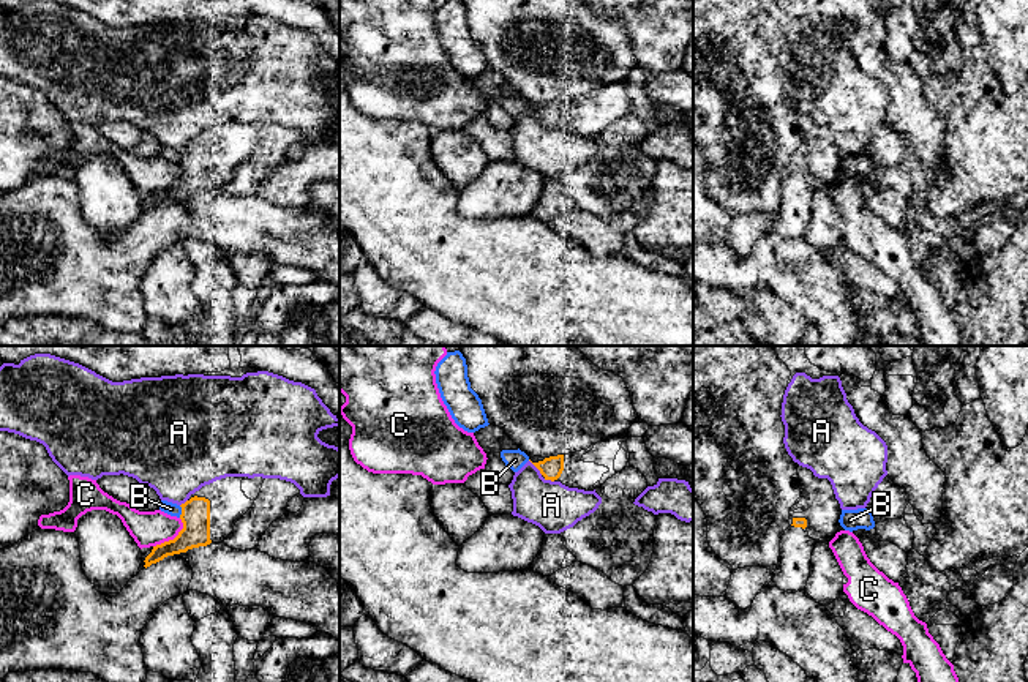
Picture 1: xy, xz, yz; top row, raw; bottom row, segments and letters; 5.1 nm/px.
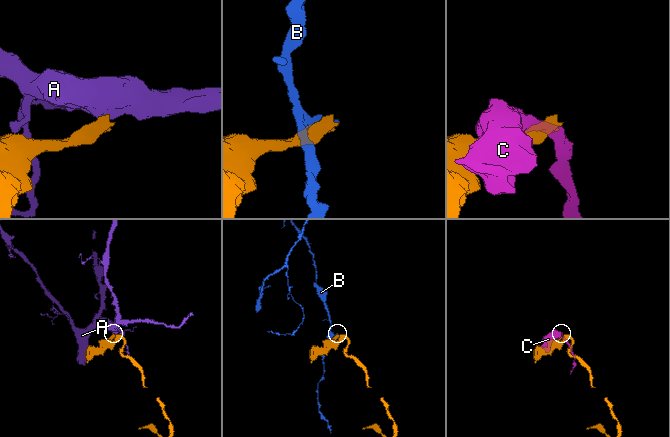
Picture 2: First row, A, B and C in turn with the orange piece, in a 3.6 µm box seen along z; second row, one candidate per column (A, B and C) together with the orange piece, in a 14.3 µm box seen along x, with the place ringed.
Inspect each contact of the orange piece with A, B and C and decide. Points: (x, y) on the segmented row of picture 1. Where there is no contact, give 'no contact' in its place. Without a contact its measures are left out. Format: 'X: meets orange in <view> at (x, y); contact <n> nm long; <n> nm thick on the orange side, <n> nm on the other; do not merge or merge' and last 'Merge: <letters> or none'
A: meets orange in xz at (536, 466); contact 100 nm long; 120 nm thick on the orange side, 260 nm on the other; do not merge
B: meets orange in xy at (182, 512); contact 60 nm long; 140 nm thick on the orange side, 70 nm on the other; do not merge
C: meets orange in xy at (174, 539); contact 200 nm long; 140 nm thick on the orange side, 180 nm on the other; do not merge
Merge: none

